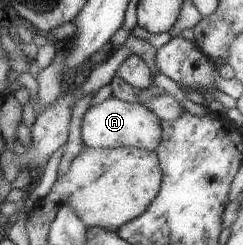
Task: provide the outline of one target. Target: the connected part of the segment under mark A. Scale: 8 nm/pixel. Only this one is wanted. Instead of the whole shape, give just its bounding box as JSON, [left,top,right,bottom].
[80,97,160,151]

